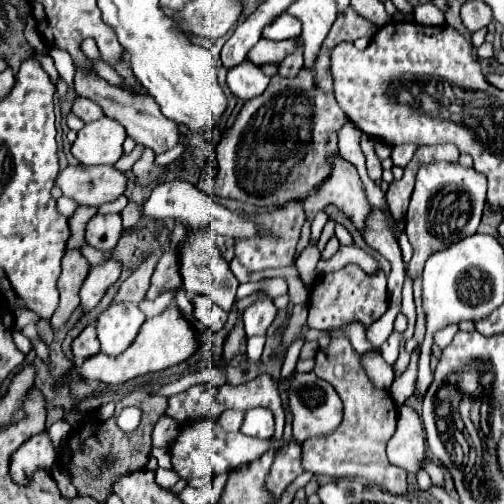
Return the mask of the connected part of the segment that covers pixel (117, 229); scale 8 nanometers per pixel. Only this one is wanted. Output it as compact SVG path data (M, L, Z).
M97 214L87 224L87 244L101 252L109 252L121 238L121 216L119 214Z

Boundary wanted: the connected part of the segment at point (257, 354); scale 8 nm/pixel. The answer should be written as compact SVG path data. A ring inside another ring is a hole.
M253 336L247 340L247 360L249 362L257 362L261 358L263 344L265 344L265 338L261 338L261 336Z

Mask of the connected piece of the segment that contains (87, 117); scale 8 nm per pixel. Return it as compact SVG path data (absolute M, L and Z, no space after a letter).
M75 94L73 102L71 102L71 110L83 120L83 122L93 122L93 120L99 120L103 116L103 110L101 106L97 106L93 100L85 98L85 96L79 96Z

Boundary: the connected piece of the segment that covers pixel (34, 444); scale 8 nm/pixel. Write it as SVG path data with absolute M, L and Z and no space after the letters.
M39 432L30 439L25 440L21 444L21 448L17 448L11 456L11 464L9 464L9 474L13 478L15 484L19 486L27 486L37 470L45 470L51 472L51 468L55 466L55 446L45 432Z

